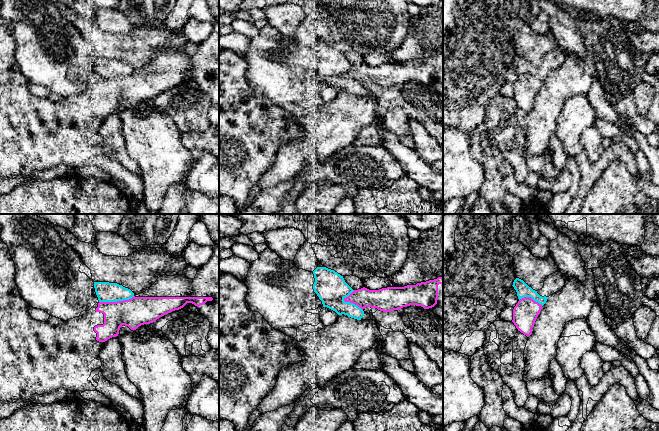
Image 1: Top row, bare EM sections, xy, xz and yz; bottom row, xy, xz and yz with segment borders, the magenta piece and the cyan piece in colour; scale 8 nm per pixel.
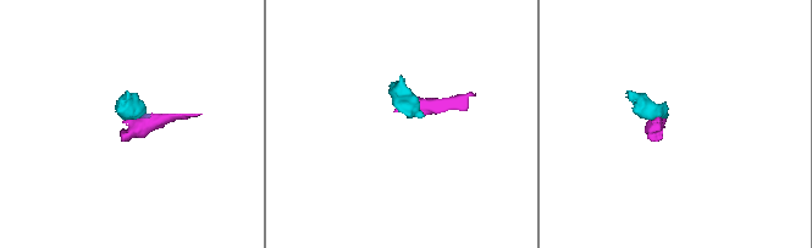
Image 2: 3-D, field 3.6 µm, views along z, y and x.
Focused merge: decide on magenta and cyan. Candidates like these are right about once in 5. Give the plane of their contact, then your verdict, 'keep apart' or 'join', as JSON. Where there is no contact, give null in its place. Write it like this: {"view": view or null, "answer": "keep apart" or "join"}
{"view": "xy", "answer": "keep apart"}

